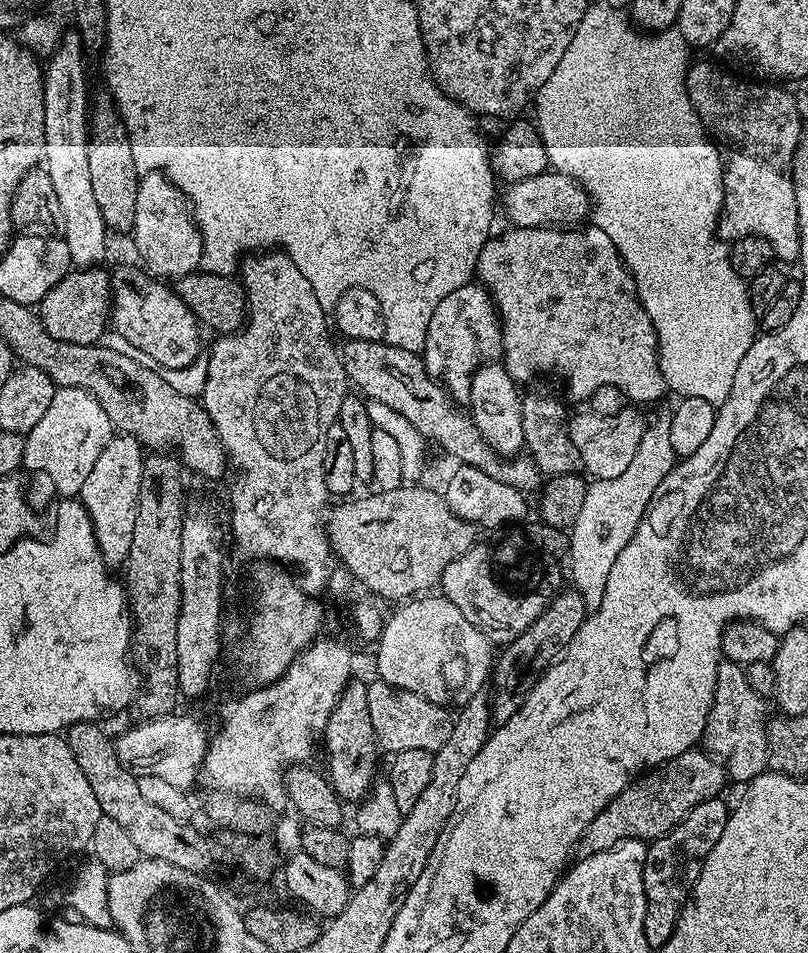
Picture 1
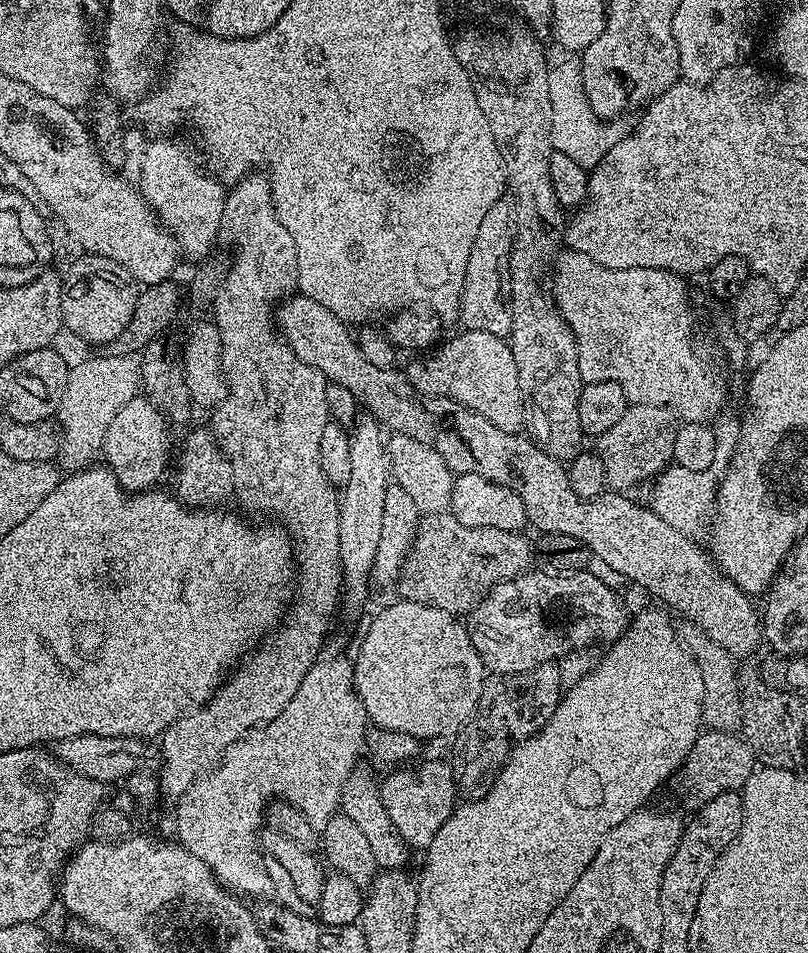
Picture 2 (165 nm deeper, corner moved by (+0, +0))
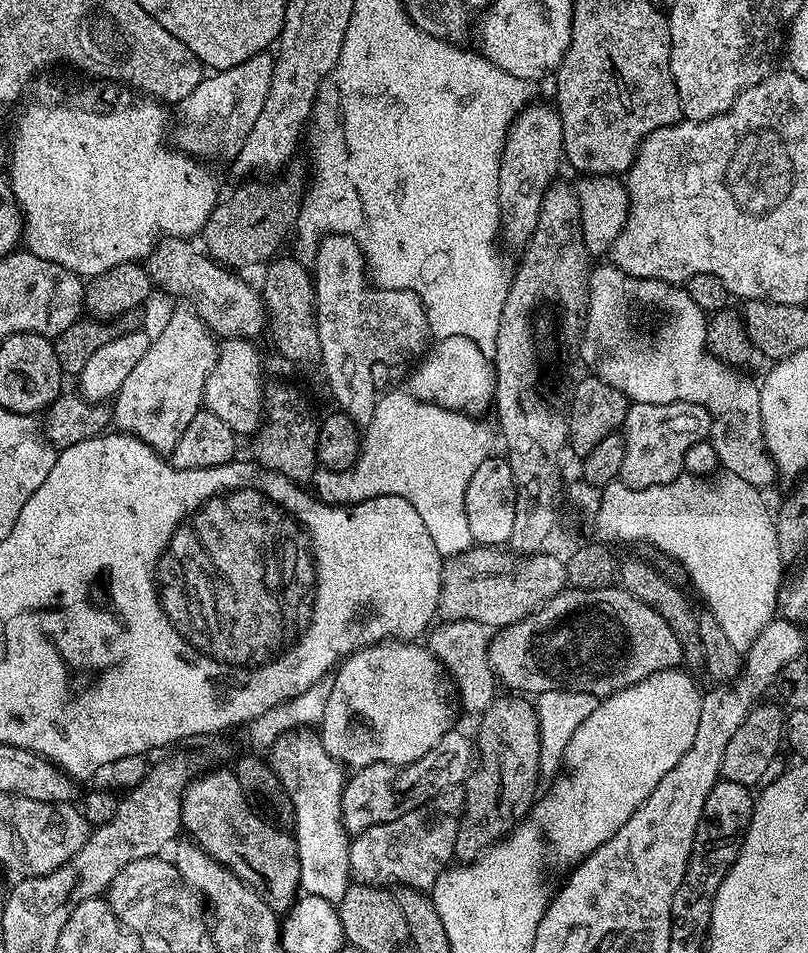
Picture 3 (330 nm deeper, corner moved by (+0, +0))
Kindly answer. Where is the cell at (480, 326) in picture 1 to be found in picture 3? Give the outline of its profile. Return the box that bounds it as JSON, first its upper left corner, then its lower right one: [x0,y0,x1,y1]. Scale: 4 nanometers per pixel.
[498,103,564,245]

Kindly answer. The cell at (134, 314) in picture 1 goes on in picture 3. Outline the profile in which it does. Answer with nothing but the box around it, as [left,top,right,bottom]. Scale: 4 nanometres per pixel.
[203,338,266,434]

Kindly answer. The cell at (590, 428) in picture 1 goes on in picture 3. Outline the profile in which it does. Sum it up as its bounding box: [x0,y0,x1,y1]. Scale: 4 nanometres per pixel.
[620,404,712,488]

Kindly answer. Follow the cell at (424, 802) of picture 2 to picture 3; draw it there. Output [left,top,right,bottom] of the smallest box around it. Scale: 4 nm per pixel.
[348,786,464,890]

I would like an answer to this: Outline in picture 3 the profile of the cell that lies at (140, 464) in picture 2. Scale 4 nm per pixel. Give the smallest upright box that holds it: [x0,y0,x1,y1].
[111,311,220,454]

